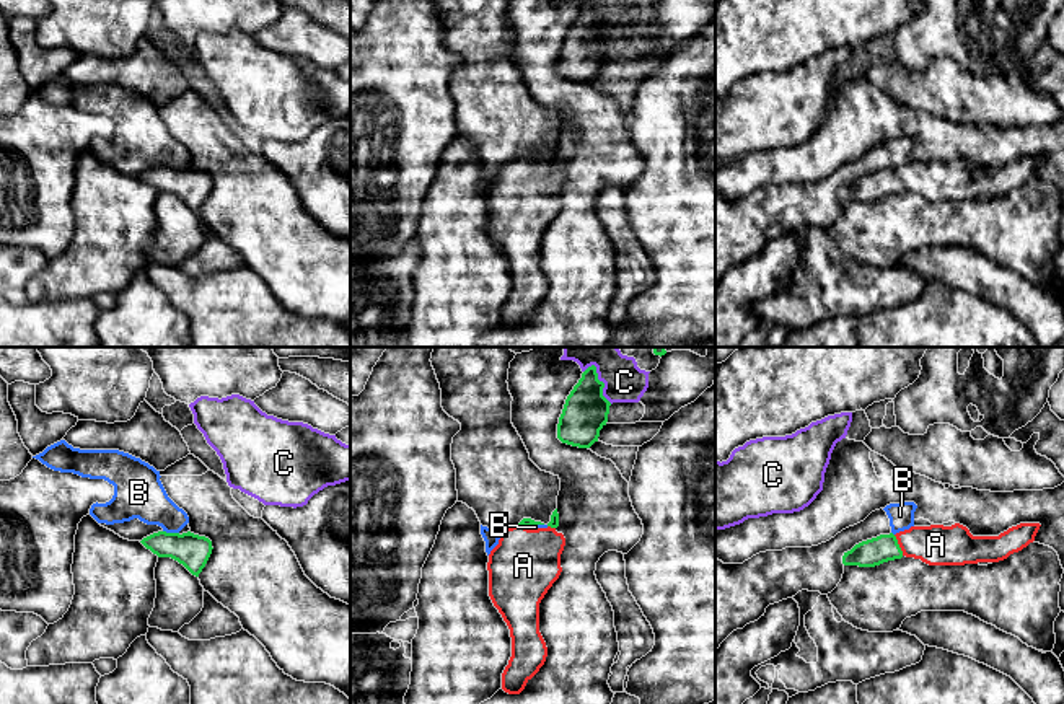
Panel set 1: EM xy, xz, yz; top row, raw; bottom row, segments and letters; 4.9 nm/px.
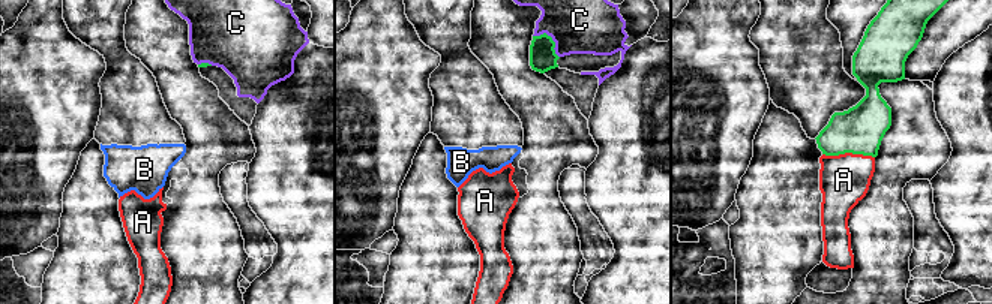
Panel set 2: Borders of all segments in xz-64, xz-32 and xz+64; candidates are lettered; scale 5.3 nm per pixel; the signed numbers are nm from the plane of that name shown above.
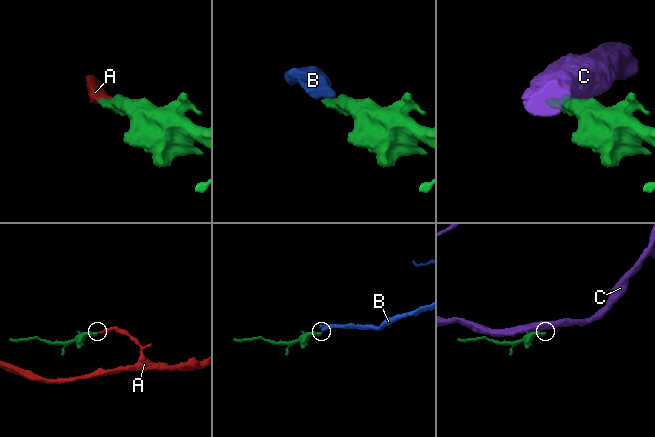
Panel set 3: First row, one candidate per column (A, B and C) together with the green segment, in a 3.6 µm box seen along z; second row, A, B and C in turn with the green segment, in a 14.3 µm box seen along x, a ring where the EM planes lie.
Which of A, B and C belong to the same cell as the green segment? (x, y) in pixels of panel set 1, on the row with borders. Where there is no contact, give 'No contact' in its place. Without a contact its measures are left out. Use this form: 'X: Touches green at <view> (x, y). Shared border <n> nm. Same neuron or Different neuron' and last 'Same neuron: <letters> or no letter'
A: Touches green at yz (898, 545). Shared border 120 nm. Same neuron
B: Touches green at xy (171, 533). Shared border 80 nm. Different neuron
C: Touches green at xz (602, 382). Shared border 220 nm. Different neuron
Same neuron: A

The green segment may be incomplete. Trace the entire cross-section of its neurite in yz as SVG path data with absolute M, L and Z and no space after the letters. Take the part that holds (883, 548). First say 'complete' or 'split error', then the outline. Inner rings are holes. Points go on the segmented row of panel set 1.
split error; M960 523L911 526L896 535L880 535L855 544L844 552L842 564L875 567L903 556L921 559L929 565L999 562L1033 543L1040 526L1040 523L1020 523L999 536L973 536Z

